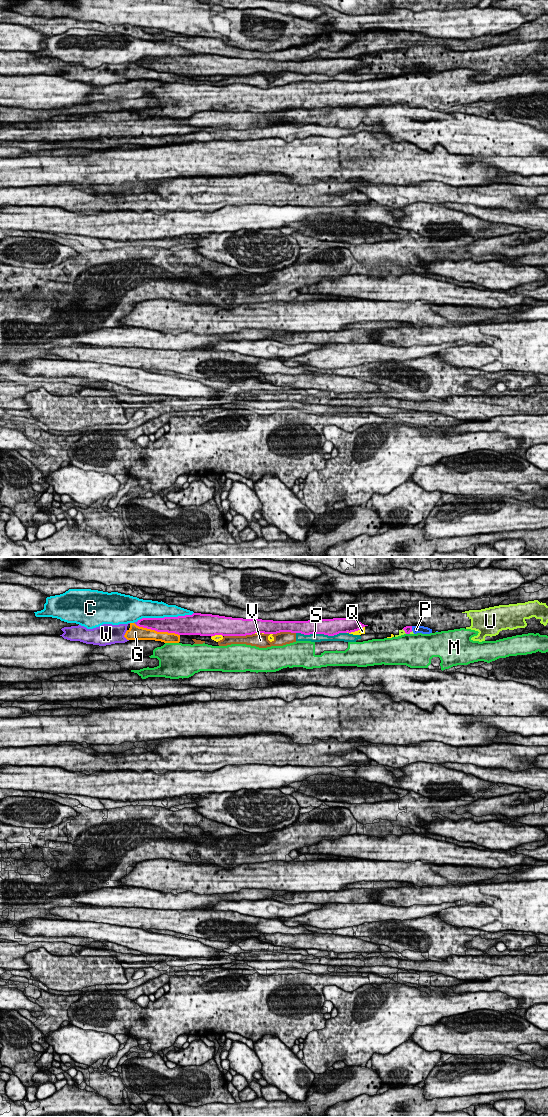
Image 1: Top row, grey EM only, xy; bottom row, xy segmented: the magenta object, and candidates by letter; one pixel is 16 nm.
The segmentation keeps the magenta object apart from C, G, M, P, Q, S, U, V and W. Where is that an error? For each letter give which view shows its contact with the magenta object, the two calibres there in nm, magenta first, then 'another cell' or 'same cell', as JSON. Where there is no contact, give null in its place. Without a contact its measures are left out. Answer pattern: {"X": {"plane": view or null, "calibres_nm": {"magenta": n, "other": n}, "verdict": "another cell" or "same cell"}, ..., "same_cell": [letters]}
{"C": {"plane": "xy", "calibres_nm": {"magenta": 280, "other": 280}, "verdict": "another cell"}, "G": {"plane": "xy", "calibres_nm": {"magenta": 260, "other": 190}, "verdict": "another cell"}, "M": {"plane": "xy", "calibres_nm": {"magenta": 120, "other": 480}, "verdict": "another cell"}, "P": {"plane": "xy", "calibres_nm": {"magenta": 120, "other": 130}, "verdict": "same cell"}, "Q": {"plane": "xy", "calibres_nm": {"magenta": 260, "other": 100}, "verdict": "another cell"}, "S": {"plane": "xy", "calibres_nm": {"magenta": 280, "other": 130}, "verdict": "another cell"}, "U": {"plane": "xy", "calibres_nm": {"magenta": 120, "other": 100}, "verdict": "another cell"}, "V": {"plane": "xy", "calibres_nm": {"magenta": 320, "other": 190}, "verdict": "another cell"}, "W": {"plane": "xy", "calibres_nm": {"magenta": 190, "other": 30}, "verdict": "another cell"}, "same_cell": ["P"]}

